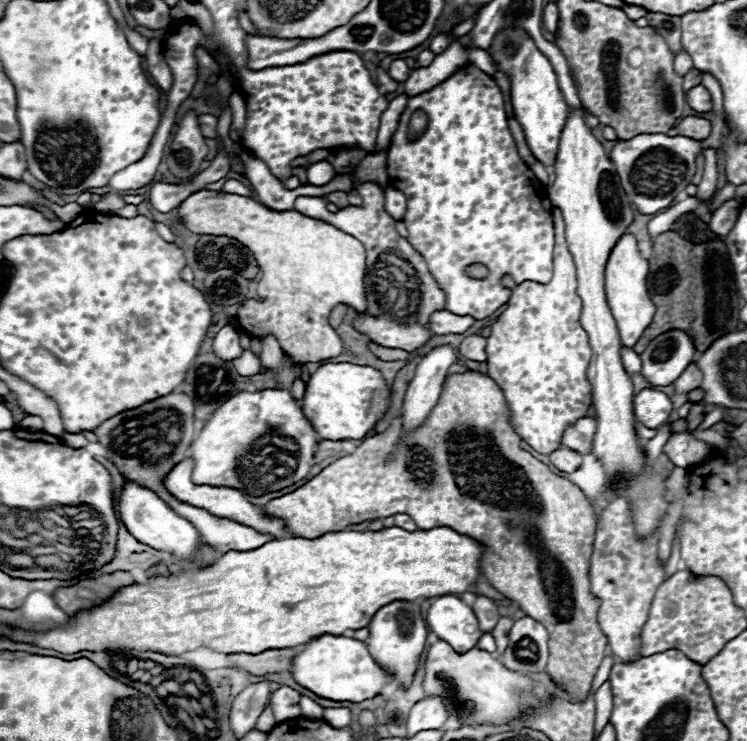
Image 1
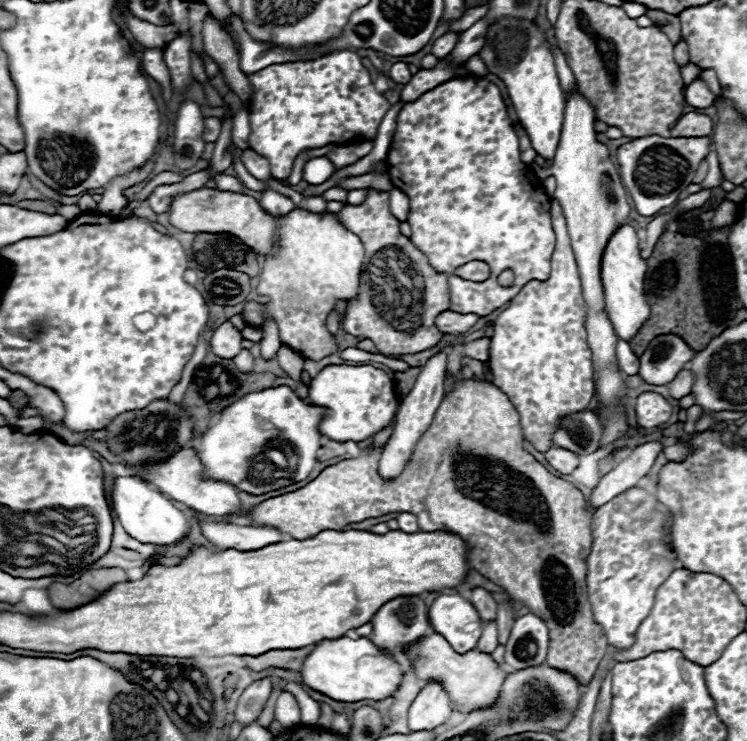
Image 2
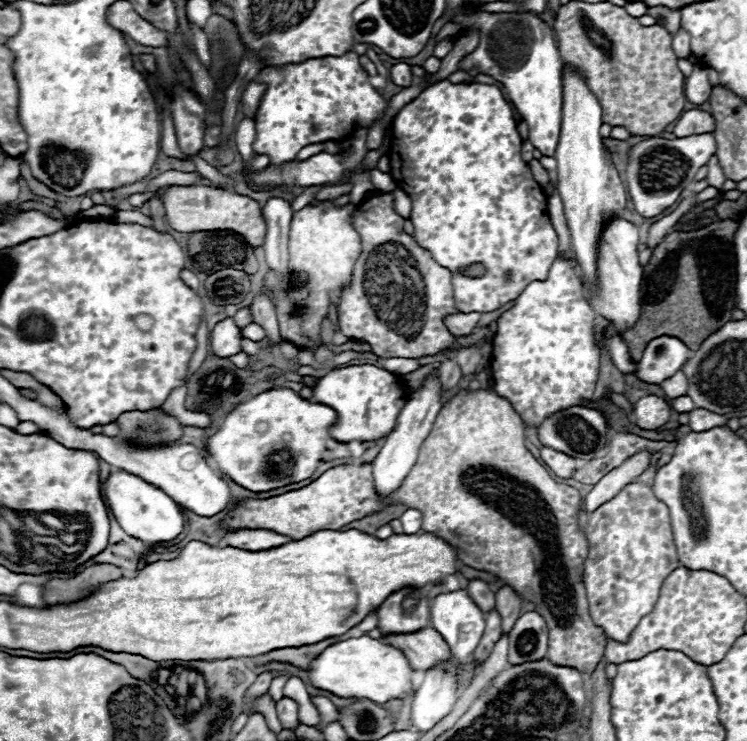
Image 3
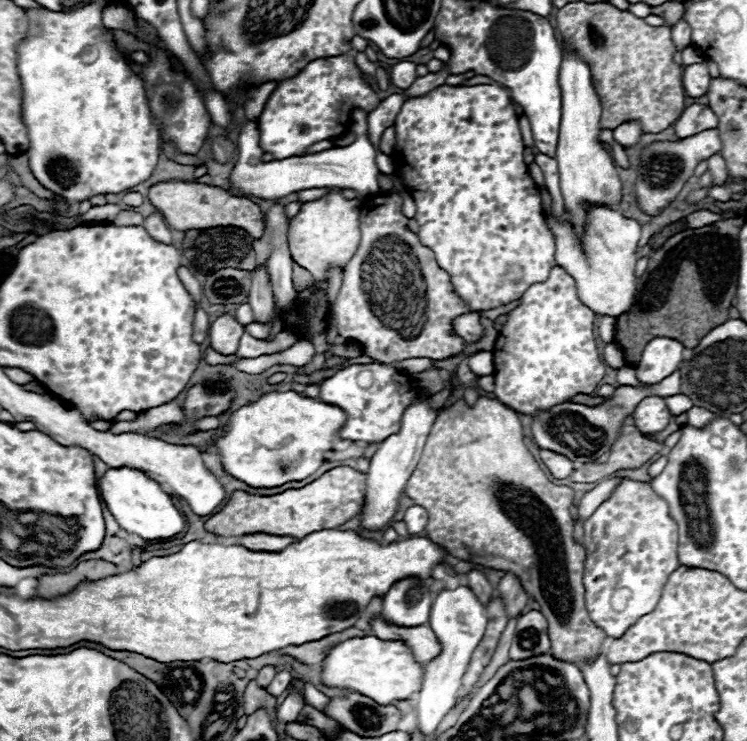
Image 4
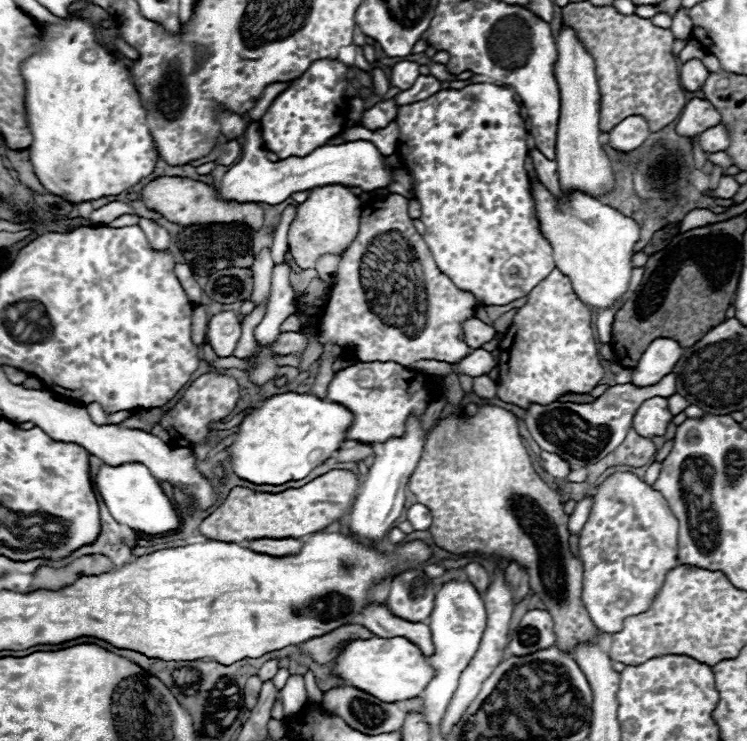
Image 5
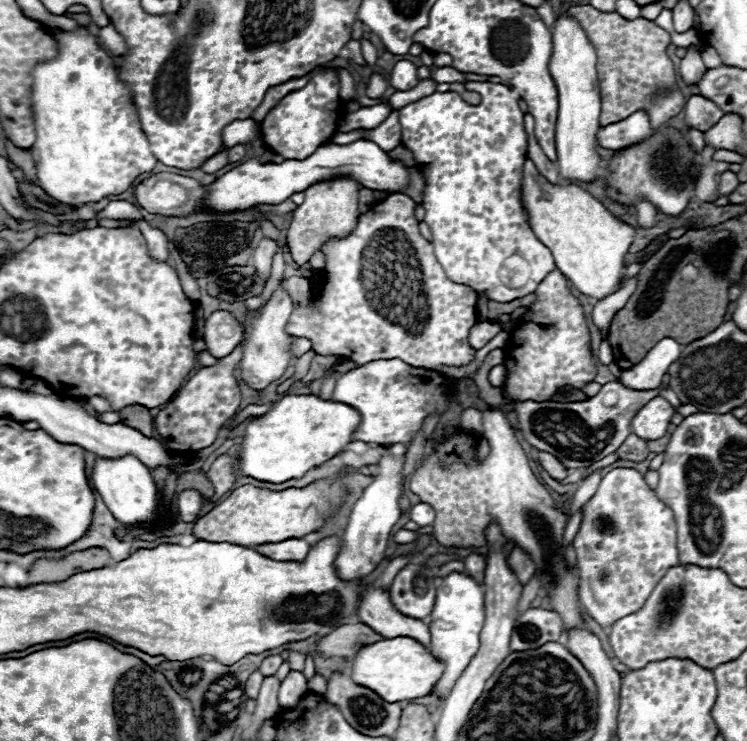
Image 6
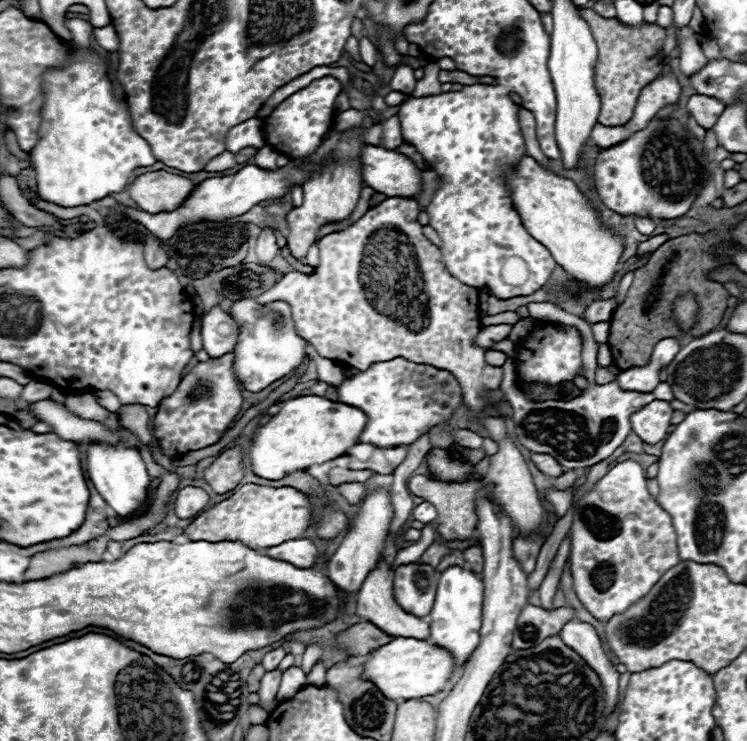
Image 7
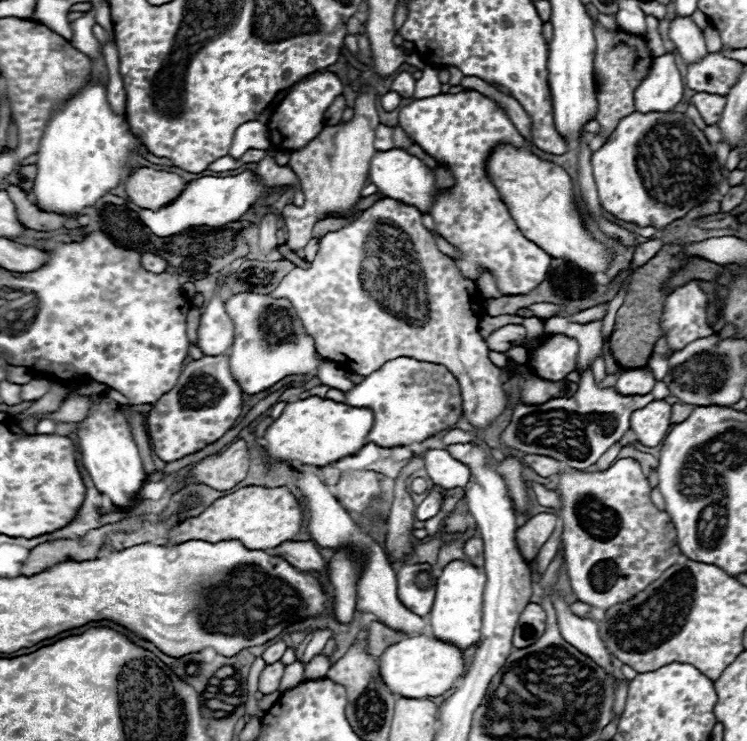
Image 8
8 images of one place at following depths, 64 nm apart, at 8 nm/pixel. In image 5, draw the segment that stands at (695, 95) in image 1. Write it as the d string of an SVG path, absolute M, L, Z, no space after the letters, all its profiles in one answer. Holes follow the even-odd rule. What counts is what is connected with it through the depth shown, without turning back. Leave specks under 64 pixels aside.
M690 60L680 66L680 82L688 92L702 90L706 78L708 78L708 70L700 60Z

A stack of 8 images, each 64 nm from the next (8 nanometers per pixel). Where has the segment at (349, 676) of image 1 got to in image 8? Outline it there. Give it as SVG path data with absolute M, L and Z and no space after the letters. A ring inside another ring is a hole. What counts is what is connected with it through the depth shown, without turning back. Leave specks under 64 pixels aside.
M410 636L384 650L384 654L378 658L378 670L384 684L390 688L394 696L440 696L446 690L450 690L454 682L464 674L464 654L456 646L436 640L434 636Z

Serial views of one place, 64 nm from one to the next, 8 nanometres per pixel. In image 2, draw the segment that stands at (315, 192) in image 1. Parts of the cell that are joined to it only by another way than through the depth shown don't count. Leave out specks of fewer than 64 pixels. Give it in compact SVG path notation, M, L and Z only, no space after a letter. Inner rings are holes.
M244 150L242 152L242 162L246 166L246 170L256 178L256 180L270 180L272 174L270 174L270 168L268 168L268 160L258 156L254 150ZM262 190L262 198L260 198L260 206L272 214L272 216L284 216L288 212L292 212L296 206L292 204L292 200L276 190Z

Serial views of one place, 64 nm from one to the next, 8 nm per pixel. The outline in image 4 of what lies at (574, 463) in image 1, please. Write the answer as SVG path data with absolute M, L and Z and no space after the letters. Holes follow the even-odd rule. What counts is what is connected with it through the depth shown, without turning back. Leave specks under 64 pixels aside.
M540 450L540 458L546 464L546 468L552 472L554 478L568 478L574 472L574 464L566 456L560 456L548 450Z

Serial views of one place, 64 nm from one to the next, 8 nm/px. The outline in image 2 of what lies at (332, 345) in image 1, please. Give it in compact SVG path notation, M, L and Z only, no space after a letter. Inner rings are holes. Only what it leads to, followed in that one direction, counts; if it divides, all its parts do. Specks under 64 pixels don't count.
M200 188L190 194L178 196L170 206L170 224L184 232L228 232L240 238L244 244L248 244L256 254L264 256L264 268L258 282L258 294L268 296L268 304L246 304L242 310L242 316L248 326L264 326L264 314L268 314L280 330L280 342L298 352L306 360L322 360L338 350L334 336L326 328L326 318L334 310L334 304L338 300L352 300L358 296L360 288L360 272L362 272L362 260L364 260L364 246L356 234L346 230L342 224L338 224L336 214L328 212L326 216L312 214L306 210L292 210L286 216L274 218L268 212L262 210L256 198L236 192L222 192L212 188ZM274 238L278 240L278 252L272 252Z

